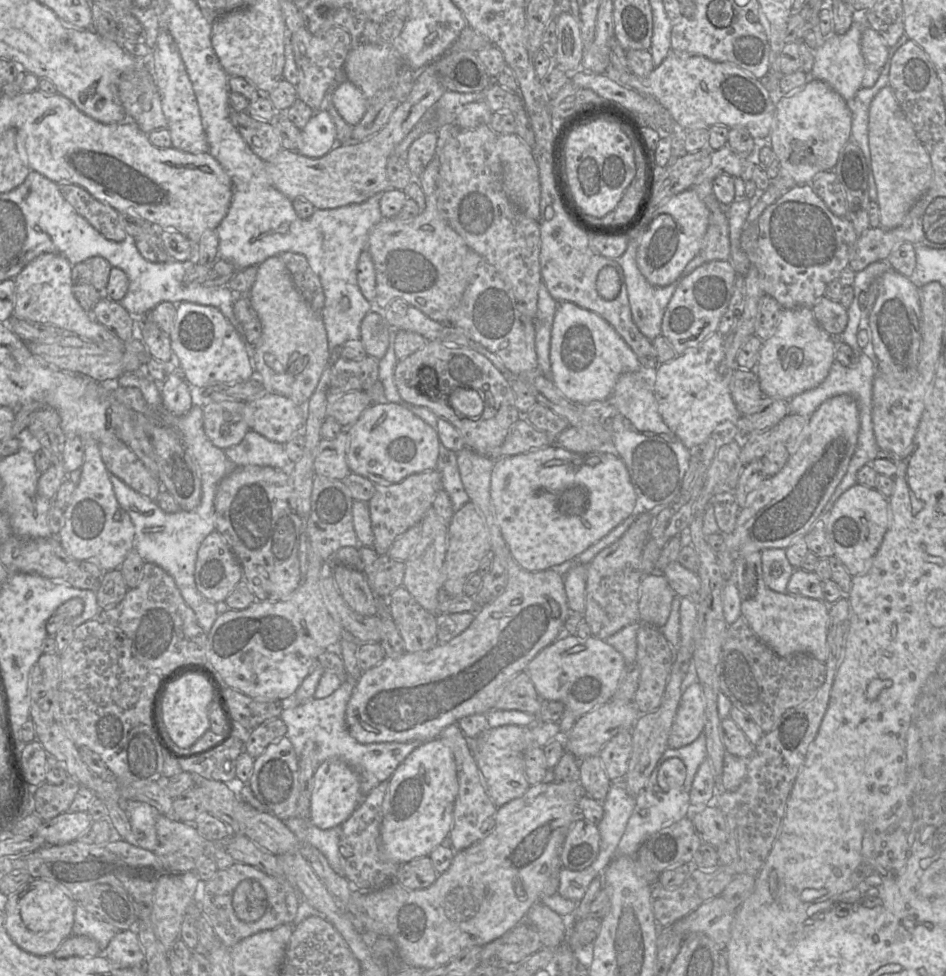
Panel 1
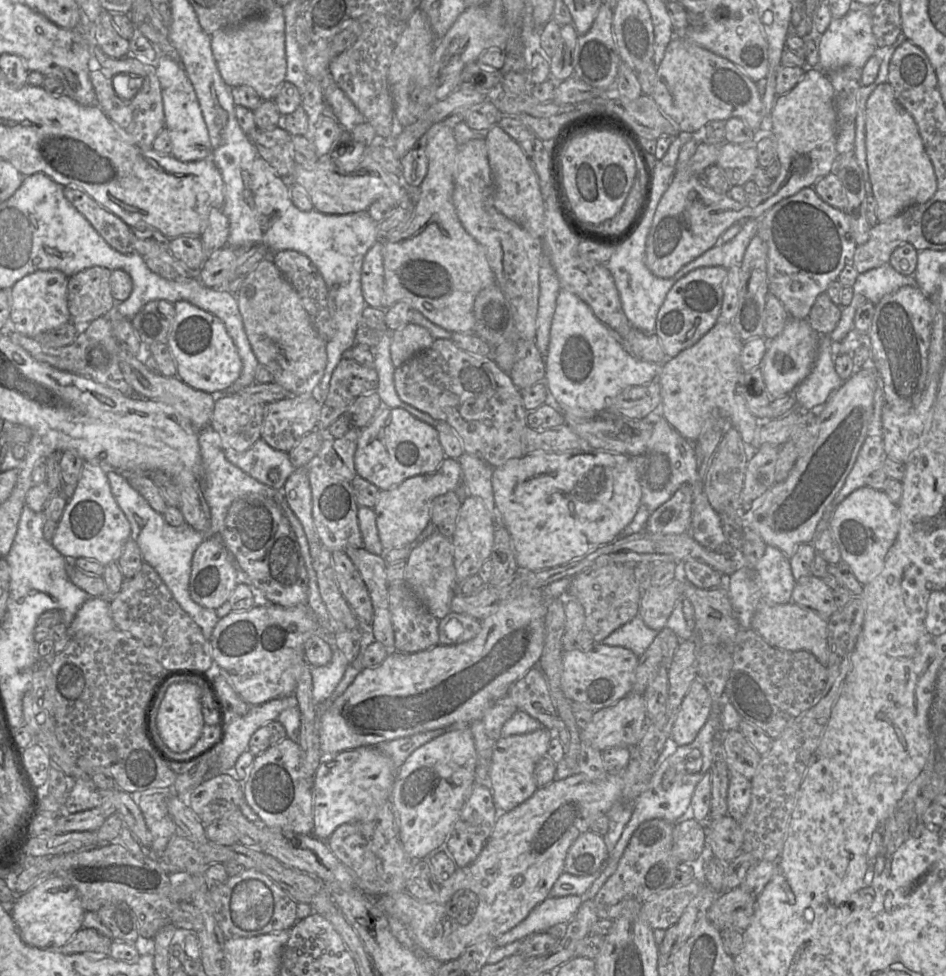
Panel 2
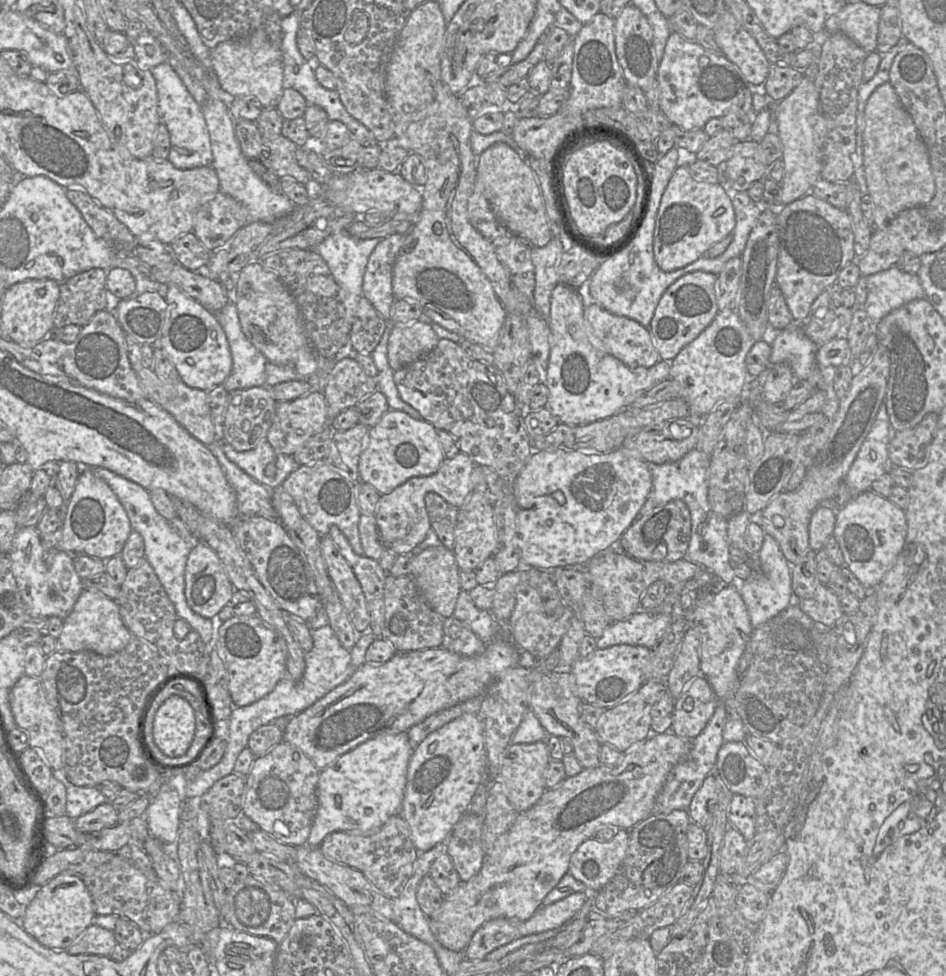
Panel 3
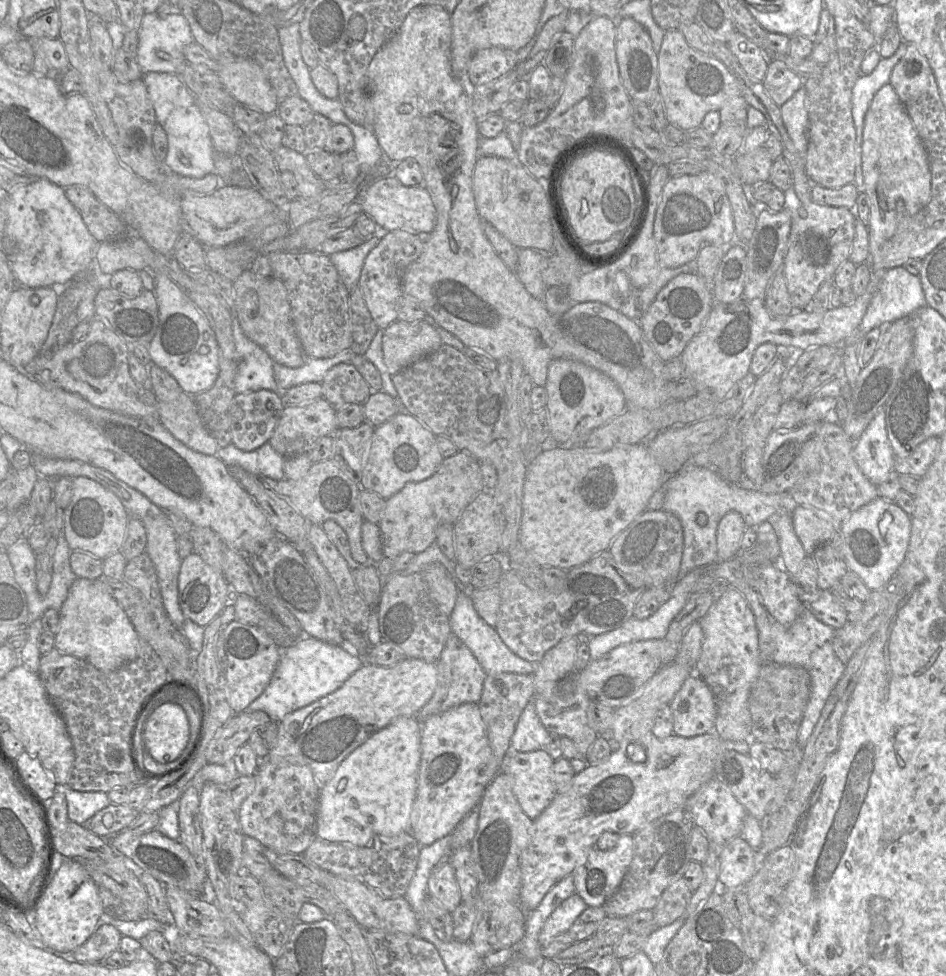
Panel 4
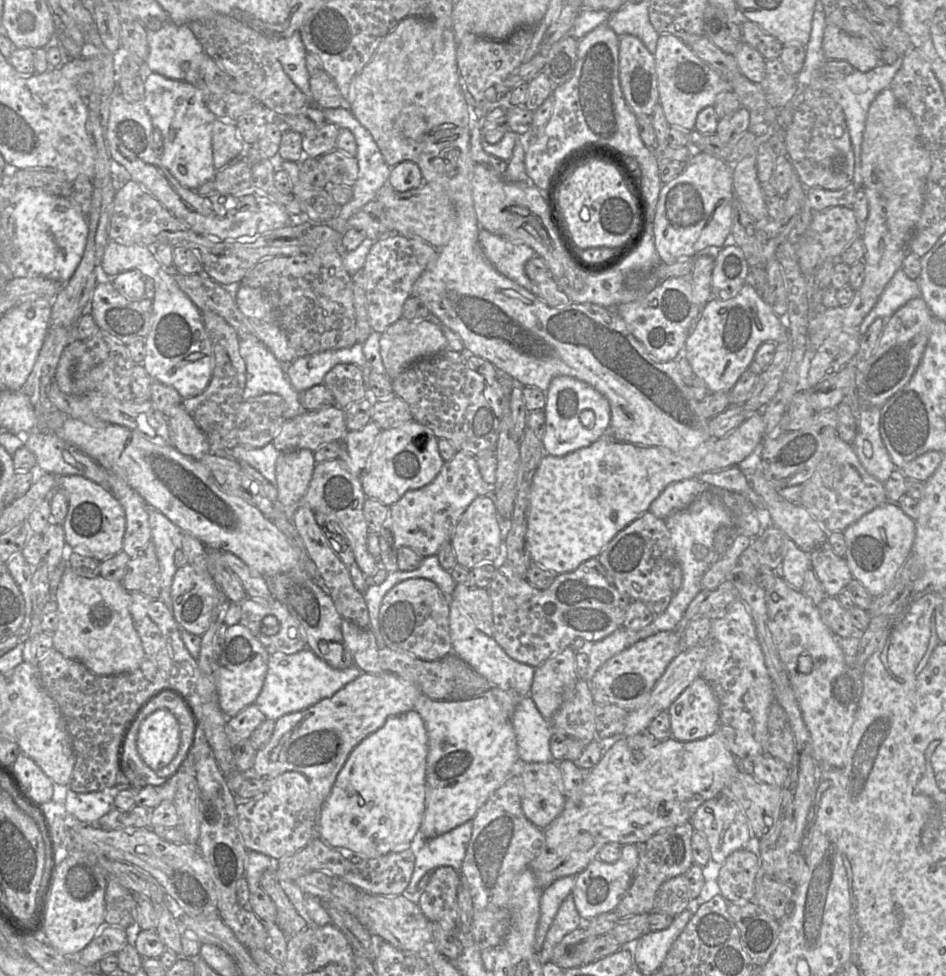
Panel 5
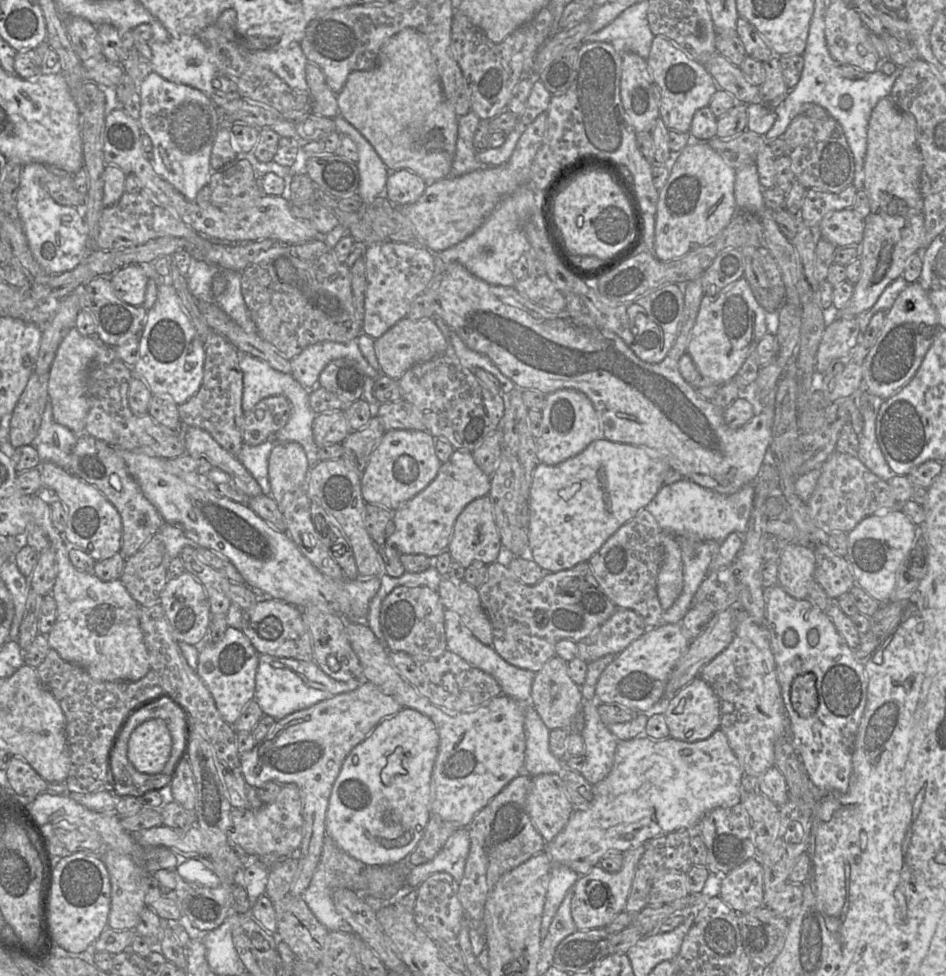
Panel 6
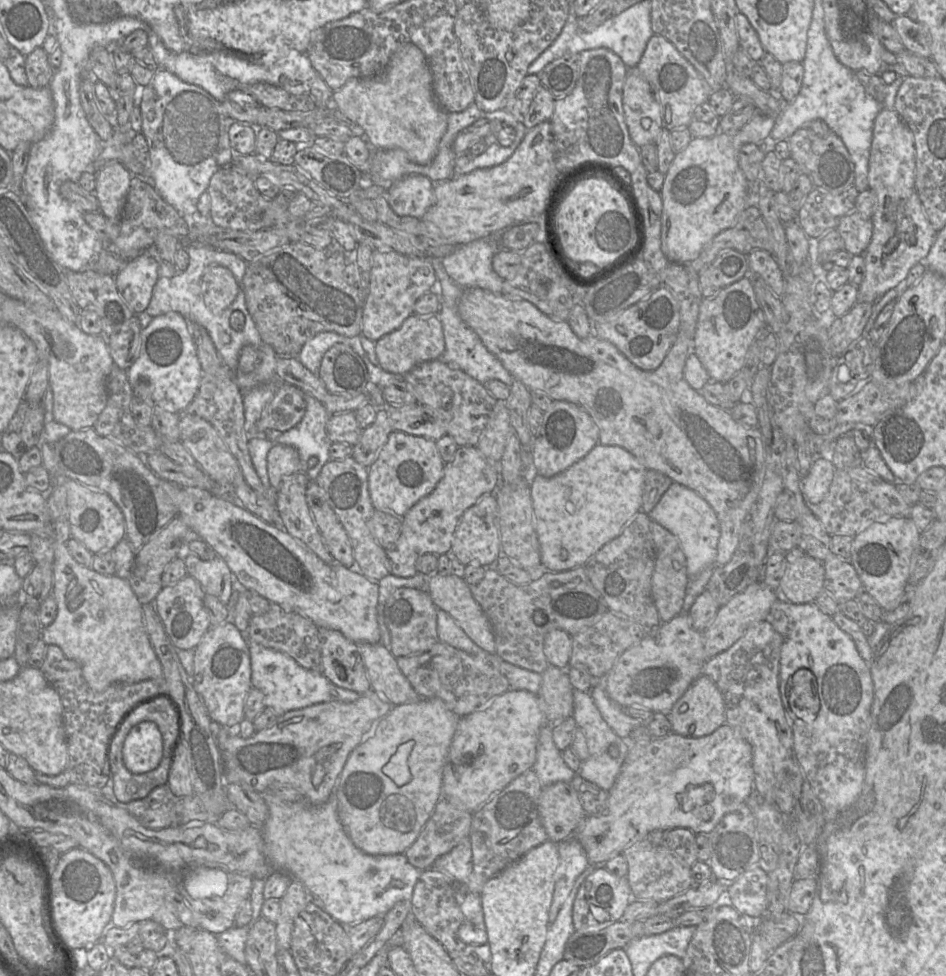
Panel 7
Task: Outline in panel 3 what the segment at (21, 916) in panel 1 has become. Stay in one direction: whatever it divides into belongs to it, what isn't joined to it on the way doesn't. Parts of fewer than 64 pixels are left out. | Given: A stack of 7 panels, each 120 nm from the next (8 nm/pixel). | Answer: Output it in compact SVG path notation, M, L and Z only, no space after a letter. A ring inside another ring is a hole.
M60 873L36 893L26 907L22 928L41 945L51 950L65 950L92 924L96 915L91 895L81 876Z

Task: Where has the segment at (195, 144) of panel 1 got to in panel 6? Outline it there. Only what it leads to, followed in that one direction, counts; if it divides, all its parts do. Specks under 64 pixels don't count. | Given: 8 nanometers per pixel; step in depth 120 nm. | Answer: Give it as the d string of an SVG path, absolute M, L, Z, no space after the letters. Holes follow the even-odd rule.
M152 71L140 84L139 84L139 94L141 98L141 108L140 108L140 117L139 124L141 126L142 132L149 135L153 143L153 158L152 165L155 172L173 185L186 199L189 201L195 201L198 192L206 185L209 185L210 176L213 172L211 167L211 153L216 138L217 131L222 126L222 117L221 117L221 107L217 107L212 99L206 95L201 90L194 88L192 86L176 83L169 81L159 75L157 72Z

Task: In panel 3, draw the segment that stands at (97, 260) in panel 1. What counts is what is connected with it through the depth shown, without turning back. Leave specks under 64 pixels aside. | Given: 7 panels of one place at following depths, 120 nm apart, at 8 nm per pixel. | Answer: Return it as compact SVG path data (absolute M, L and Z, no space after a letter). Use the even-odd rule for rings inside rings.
M93 268L60 284L60 297L54 316L54 329L70 324L81 327L101 310L114 313L114 301L106 287L107 271Z

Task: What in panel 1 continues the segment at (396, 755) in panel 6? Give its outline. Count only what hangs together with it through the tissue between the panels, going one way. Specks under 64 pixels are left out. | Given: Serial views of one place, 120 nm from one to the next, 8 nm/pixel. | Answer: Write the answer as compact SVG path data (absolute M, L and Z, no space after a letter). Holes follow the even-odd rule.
M340 759L321 763L315 771L310 799L310 821L325 830L340 826L363 800L361 781L356 771Z

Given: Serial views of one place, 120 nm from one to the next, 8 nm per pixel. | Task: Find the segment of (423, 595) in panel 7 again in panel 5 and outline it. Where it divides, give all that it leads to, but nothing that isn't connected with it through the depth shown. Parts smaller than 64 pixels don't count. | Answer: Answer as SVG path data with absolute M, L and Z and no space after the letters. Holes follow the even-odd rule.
M411 578L393 586L383 597L379 612L379 629L386 646L425 661L440 660L452 653L450 597L425 578Z

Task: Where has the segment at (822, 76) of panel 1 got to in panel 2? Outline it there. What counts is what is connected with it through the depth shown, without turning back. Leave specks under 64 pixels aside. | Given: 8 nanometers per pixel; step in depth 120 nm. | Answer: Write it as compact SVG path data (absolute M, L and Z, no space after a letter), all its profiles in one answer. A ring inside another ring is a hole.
M850 9L843 17L832 18L827 30L822 34L818 47L818 68L825 73L845 66L863 68L877 51L877 41L872 30L871 9Z

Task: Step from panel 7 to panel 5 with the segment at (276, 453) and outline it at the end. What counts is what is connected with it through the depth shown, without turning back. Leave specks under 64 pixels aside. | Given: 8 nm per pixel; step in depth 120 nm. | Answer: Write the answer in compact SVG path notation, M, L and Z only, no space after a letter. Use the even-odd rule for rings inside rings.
M302 448L280 452L276 464L277 503L281 508L296 508L307 491L316 460L313 451Z

